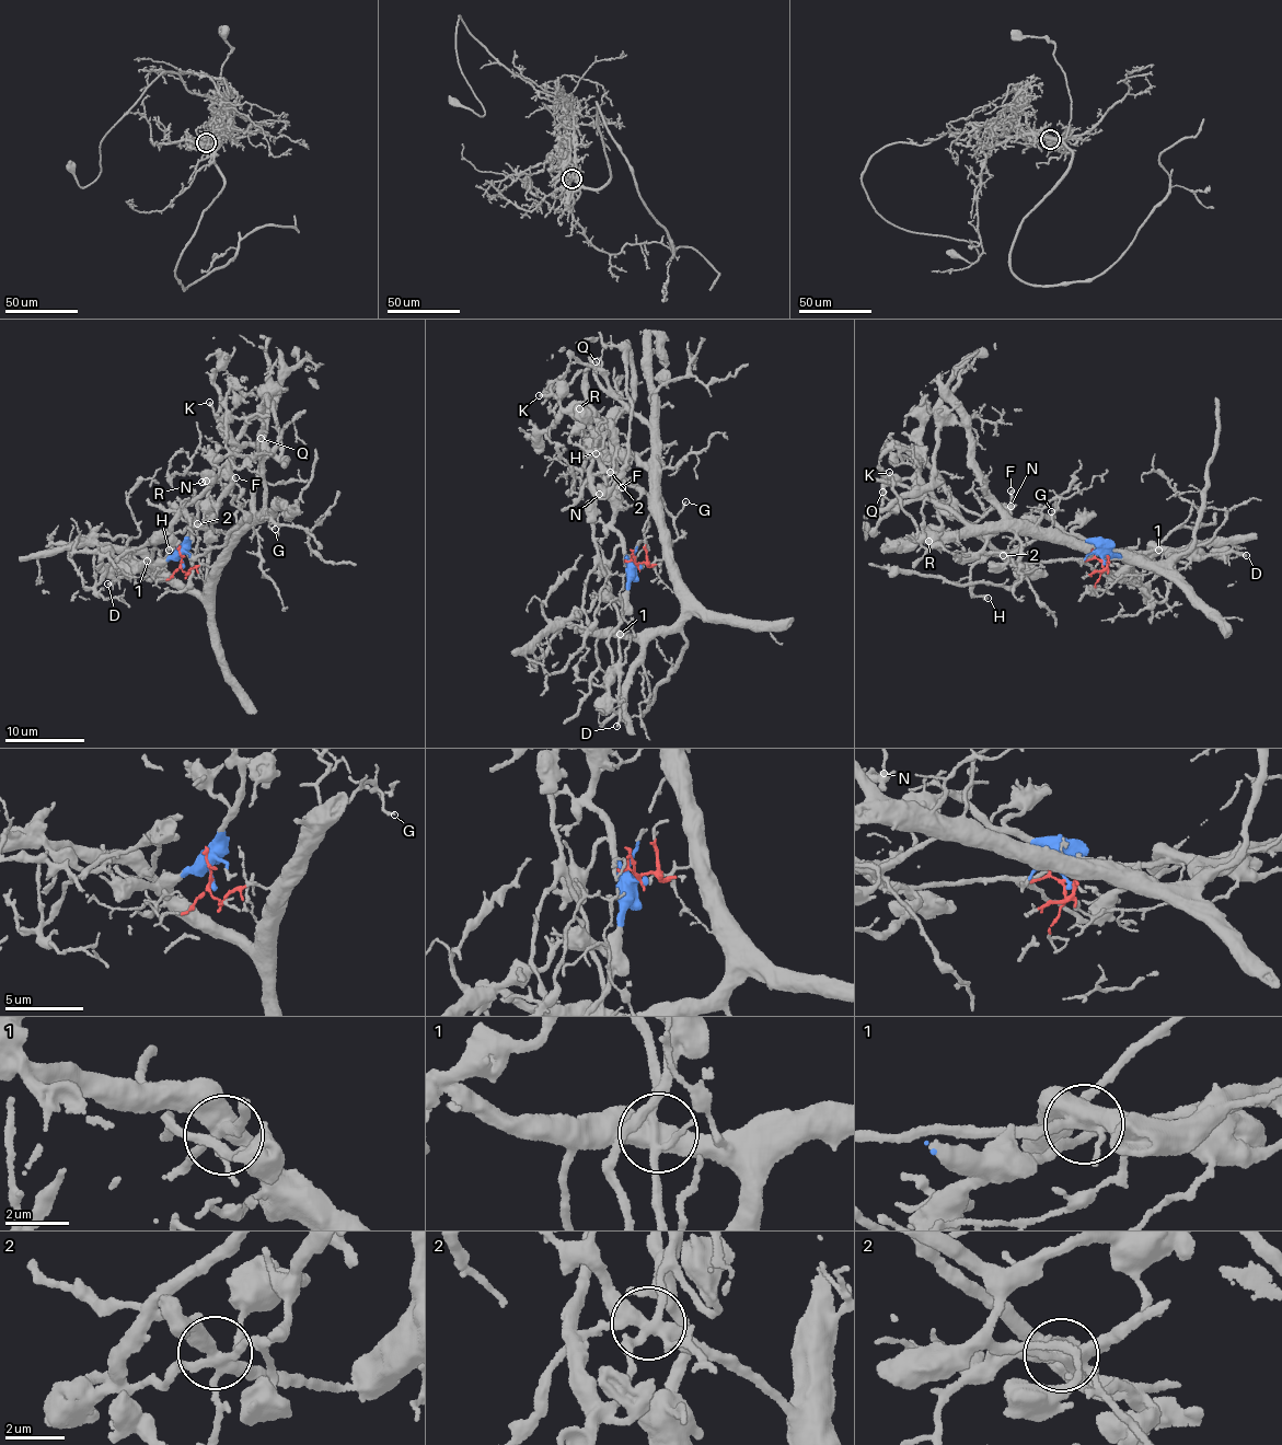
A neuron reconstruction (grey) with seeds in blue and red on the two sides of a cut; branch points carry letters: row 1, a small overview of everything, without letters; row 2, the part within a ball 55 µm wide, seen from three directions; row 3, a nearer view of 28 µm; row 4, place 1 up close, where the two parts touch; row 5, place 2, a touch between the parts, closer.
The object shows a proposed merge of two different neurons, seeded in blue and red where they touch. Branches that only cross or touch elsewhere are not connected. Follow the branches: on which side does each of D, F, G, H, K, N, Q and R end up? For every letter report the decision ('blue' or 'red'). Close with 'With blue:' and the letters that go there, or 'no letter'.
D: blue
F: blue
G: red
H: red
K: blue
N: blue
Q: red
R: blue
With blue: D, F, K, N, R

